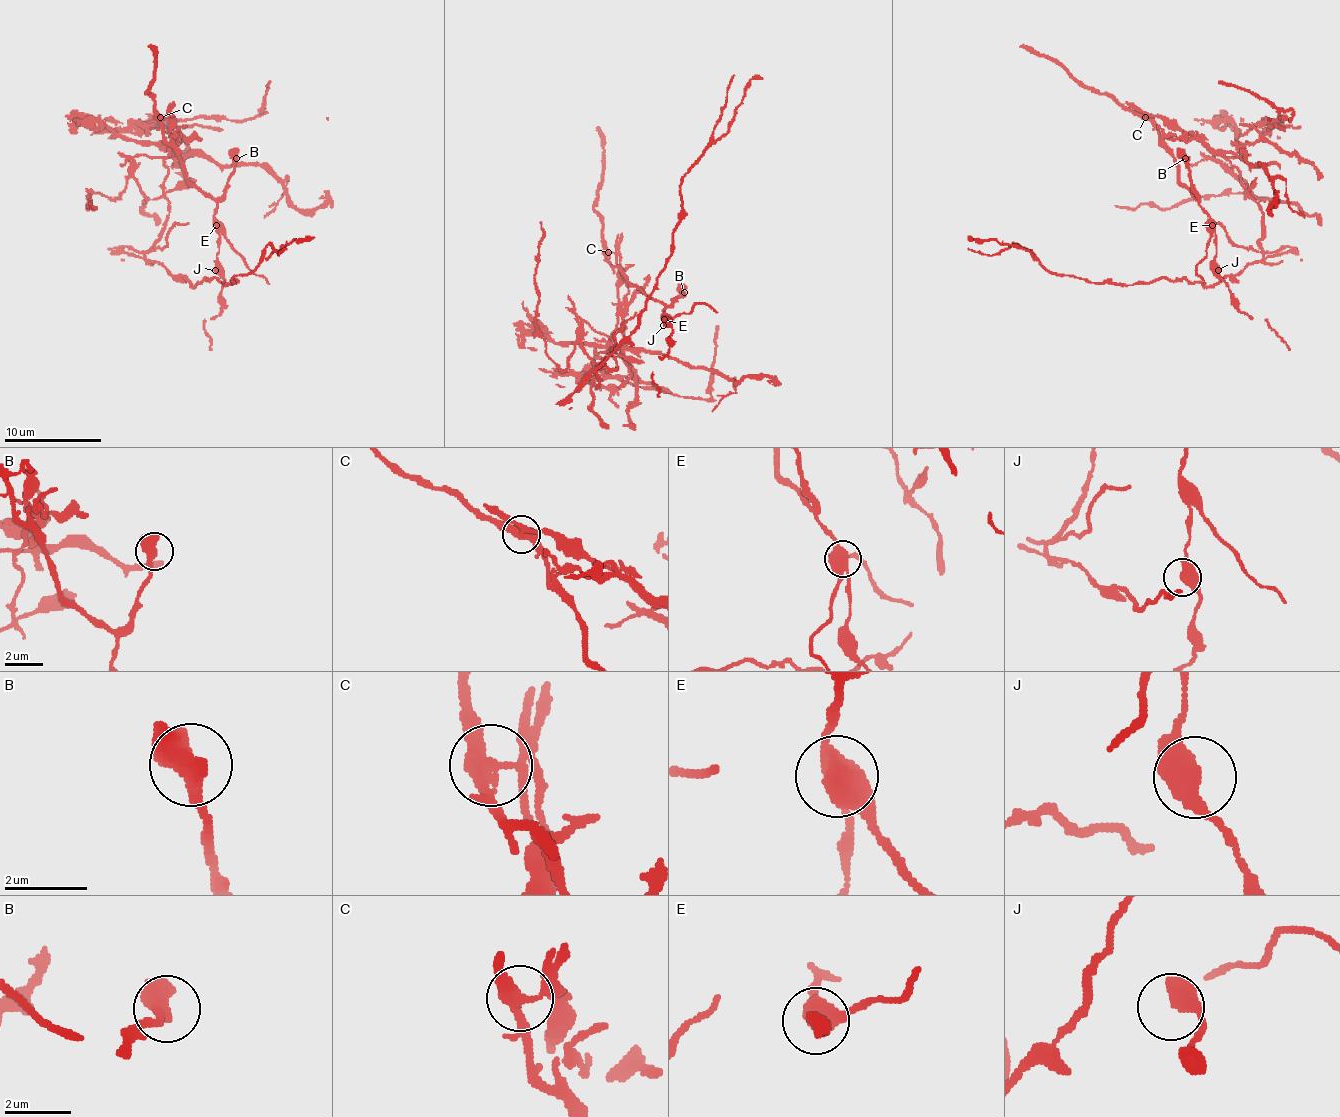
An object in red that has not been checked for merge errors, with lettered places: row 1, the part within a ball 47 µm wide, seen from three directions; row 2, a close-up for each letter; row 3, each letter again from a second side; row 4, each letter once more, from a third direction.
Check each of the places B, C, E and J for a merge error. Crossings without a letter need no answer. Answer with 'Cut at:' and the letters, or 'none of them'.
Cut at: C, E

